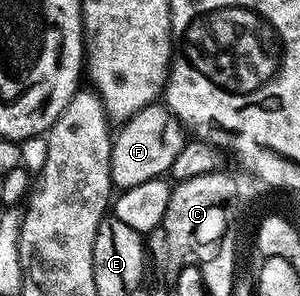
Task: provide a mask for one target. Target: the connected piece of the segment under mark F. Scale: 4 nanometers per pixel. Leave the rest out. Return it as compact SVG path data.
M163 103L147 104L119 125L112 138L112 187L123 190L171 173L174 158L186 143L184 125Z

